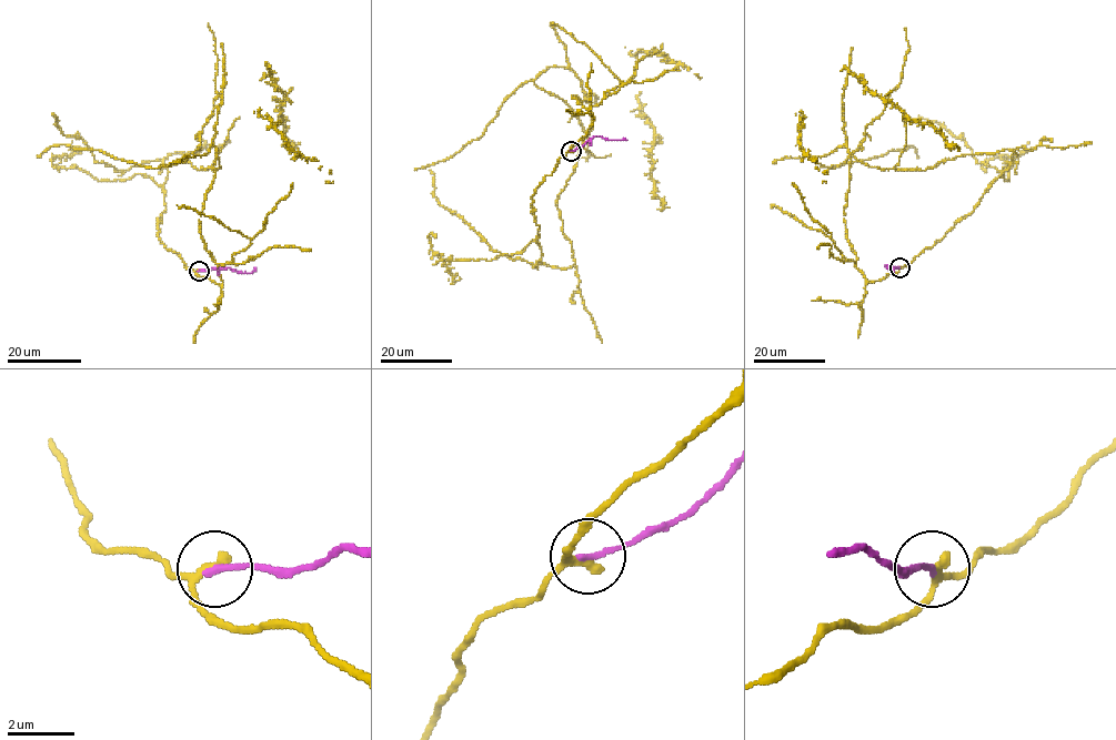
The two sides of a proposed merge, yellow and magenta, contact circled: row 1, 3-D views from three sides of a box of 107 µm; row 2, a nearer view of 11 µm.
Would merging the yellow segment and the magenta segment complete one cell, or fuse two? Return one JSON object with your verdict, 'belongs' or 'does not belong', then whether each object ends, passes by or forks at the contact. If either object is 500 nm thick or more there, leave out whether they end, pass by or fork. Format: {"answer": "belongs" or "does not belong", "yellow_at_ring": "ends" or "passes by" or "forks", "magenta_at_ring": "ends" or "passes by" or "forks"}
{"answer": "does not belong", "yellow_at_ring": "passes by", "magenta_at_ring": "ends"}

